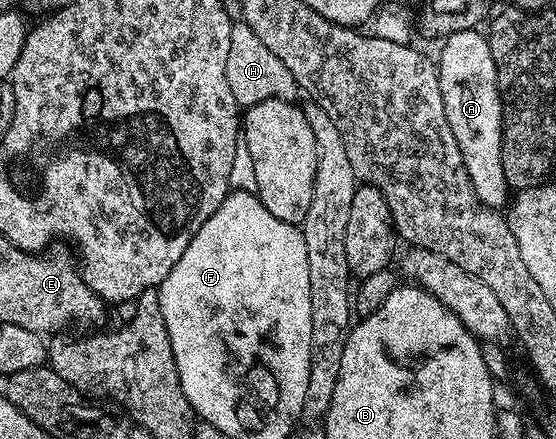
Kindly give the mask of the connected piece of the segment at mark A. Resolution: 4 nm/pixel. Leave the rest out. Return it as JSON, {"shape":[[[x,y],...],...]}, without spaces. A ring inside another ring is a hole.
{"shape":[[[469,28],[445,37],[441,41],[442,53],[436,56],[436,63],[440,78],[440,94],[444,98],[444,114],[460,146],[460,154],[468,170],[472,190],[476,190],[476,198],[480,198],[480,202],[484,202],[489,208],[502,210],[507,207],[512,196],[510,183],[504,176],[504,158],[502,157],[502,95],[498,89],[496,62],[492,62],[489,39],[483,33],[481,36],[480,33],[481,31]]]}

